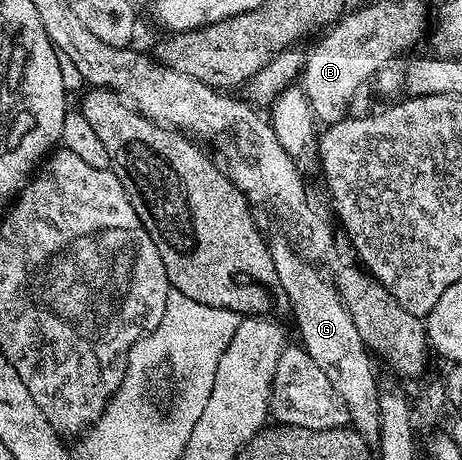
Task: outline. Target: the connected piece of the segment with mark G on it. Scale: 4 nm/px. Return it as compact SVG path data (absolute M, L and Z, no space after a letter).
M289 241L270 242L270 255L272 264L276 264L276 276L280 276L280 284L290 301L290 310L294 314L294 322L298 325L300 345L307 354L316 360L317 367L328 376L329 383L339 394L340 400L346 405L349 414L349 425L364 436L367 442L377 443L380 434L380 400L378 399L380 384L374 375L374 366L370 363L371 351L364 344L360 332L356 332L356 324L352 324L352 316L348 308L342 303L338 288L329 277L326 278L317 270L319 267L313 261L307 260Z

